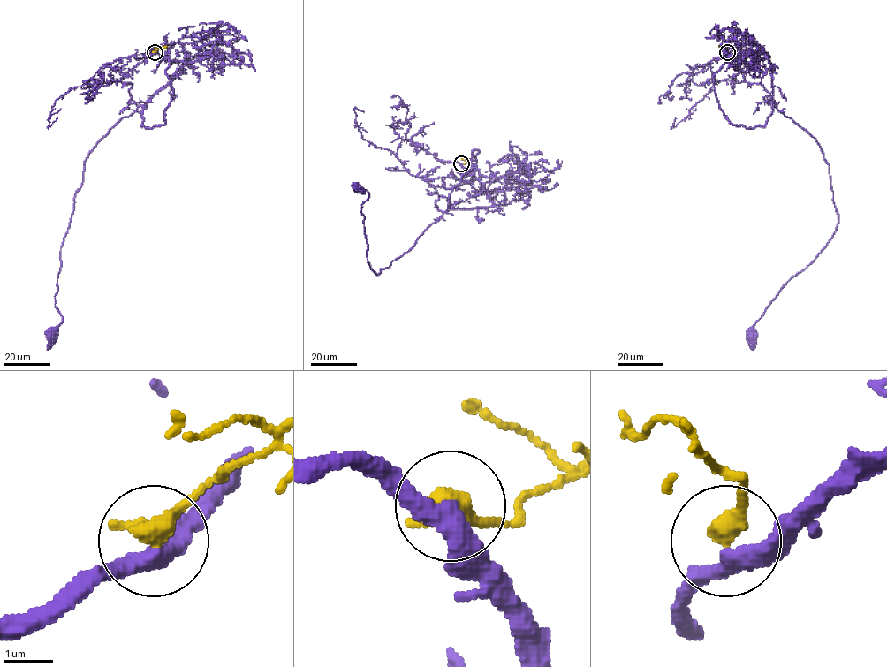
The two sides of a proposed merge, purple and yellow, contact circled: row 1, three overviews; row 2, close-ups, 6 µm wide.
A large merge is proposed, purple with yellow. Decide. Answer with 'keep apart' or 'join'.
join

